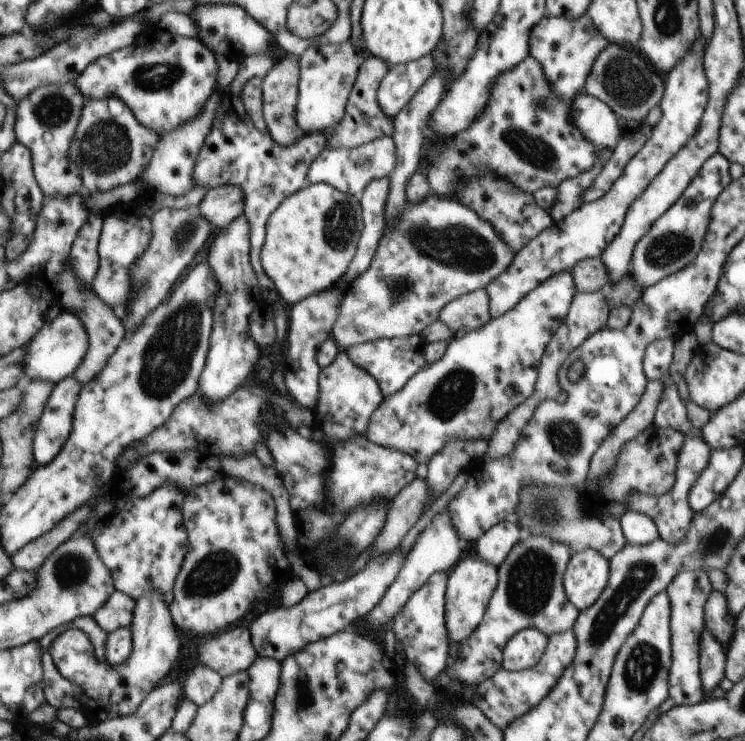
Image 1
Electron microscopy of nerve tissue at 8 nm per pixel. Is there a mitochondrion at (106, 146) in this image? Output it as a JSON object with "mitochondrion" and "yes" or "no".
{"mitochondrion":"yes"}

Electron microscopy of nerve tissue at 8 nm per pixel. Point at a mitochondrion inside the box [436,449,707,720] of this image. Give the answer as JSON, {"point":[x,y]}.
{"point":[641,573]}

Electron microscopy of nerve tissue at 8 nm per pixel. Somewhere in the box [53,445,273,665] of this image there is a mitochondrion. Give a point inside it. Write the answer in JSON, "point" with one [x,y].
{"point":[216,572]}

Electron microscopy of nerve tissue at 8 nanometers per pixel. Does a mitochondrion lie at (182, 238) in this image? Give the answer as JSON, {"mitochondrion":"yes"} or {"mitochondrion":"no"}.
{"mitochondrion":"yes"}

